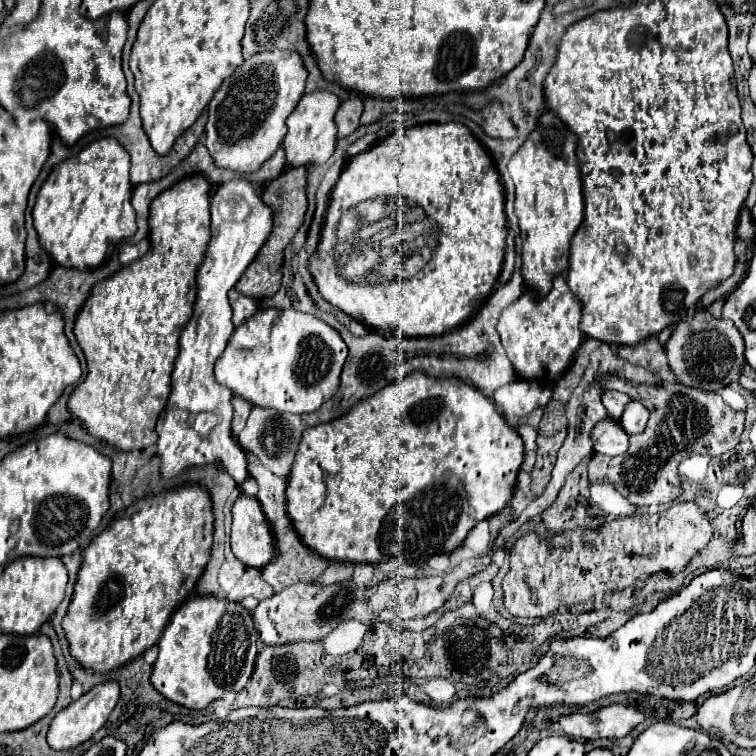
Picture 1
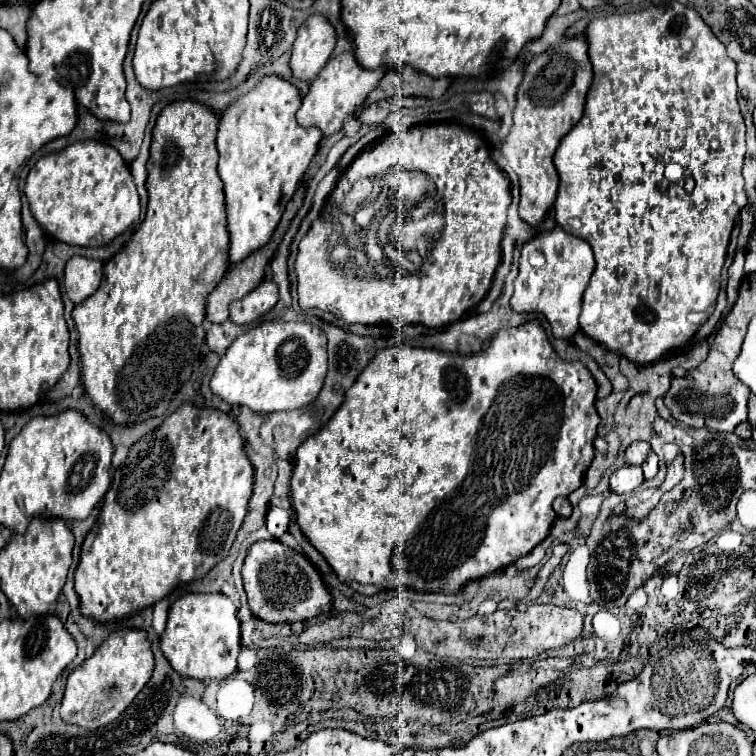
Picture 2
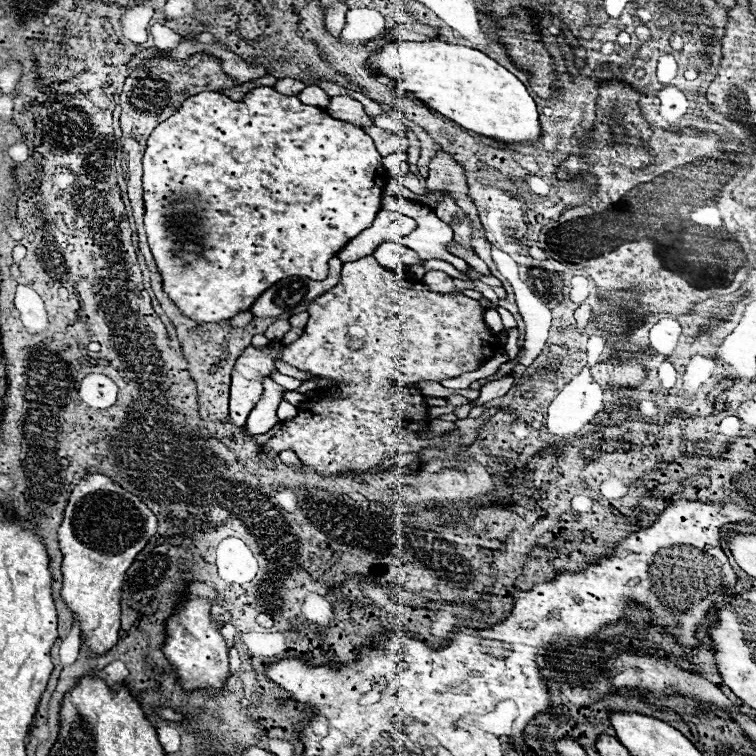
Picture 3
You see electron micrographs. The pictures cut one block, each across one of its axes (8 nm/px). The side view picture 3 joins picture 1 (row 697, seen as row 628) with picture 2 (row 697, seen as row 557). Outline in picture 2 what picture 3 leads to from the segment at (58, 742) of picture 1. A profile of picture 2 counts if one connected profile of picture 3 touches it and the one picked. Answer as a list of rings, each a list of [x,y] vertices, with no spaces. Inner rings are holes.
[[[124,628],[112,632],[90,658],[70,672],[60,706],[64,722],[82,726],[86,730],[98,730],[114,722],[148,684],[152,670],[154,656],[144,630]]]

